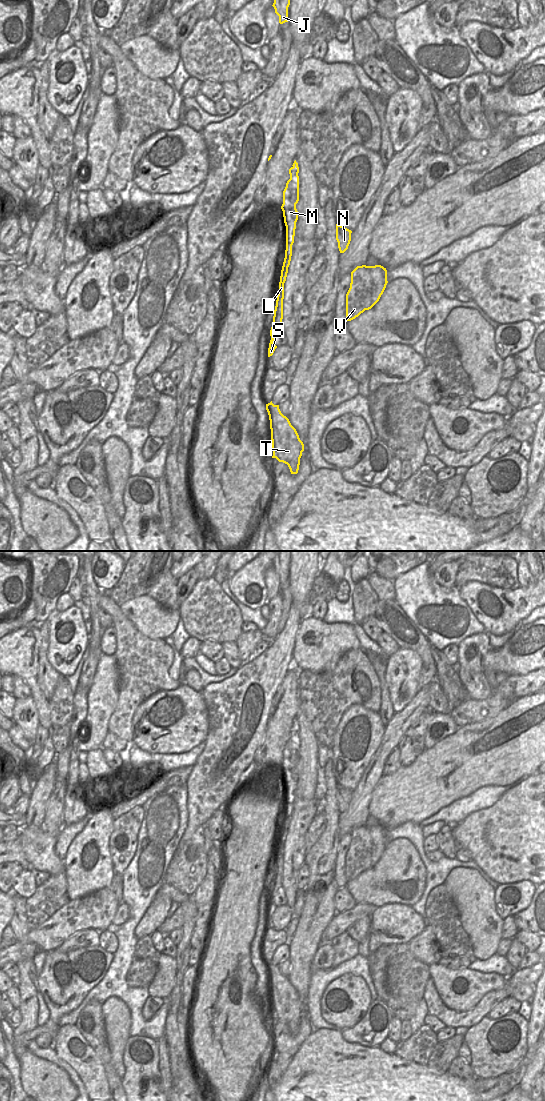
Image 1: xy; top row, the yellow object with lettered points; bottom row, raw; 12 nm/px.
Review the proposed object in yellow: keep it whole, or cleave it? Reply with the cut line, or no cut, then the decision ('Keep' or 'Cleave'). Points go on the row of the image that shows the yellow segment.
Split along xy (292, 167), (297, 175). Cleave

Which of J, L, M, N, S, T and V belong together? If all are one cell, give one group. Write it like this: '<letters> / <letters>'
J L M S T / N V

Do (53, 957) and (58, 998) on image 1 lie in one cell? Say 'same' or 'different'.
same

